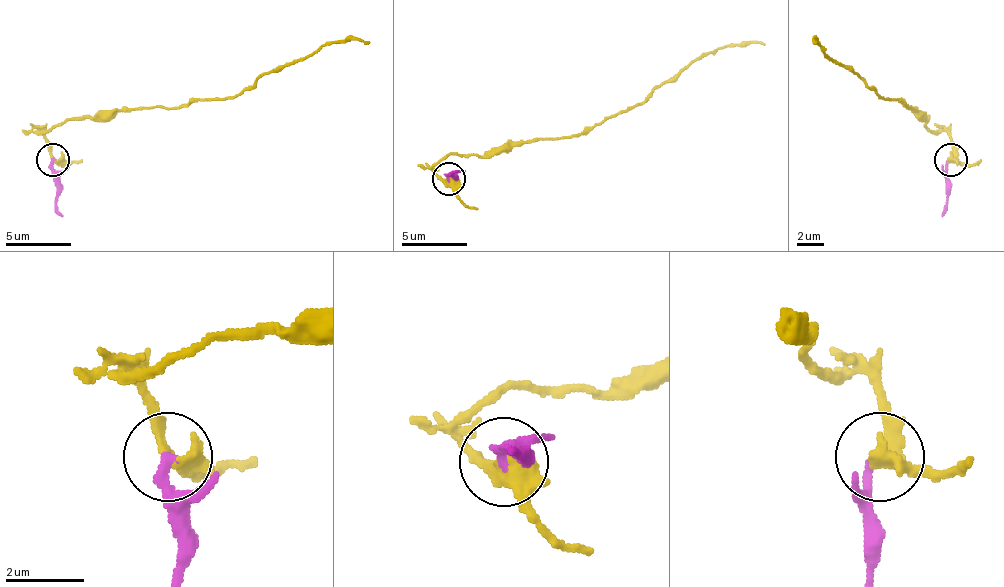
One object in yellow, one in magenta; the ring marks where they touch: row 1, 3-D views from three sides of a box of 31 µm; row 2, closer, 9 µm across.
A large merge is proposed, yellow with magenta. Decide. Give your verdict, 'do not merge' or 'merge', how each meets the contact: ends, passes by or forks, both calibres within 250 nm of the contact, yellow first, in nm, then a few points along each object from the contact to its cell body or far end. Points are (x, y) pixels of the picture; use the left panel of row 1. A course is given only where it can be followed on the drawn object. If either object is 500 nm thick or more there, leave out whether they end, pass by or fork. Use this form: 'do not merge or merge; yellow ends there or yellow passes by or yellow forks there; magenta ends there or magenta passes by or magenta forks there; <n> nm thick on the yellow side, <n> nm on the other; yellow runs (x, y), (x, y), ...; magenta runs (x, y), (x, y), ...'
do not merge; yellow forks there; magenta ends there; 280 nm thick on the yellow side, 280 nm on the other; yellow runs (54, 158), (41, 132), (57, 122), (139, 106), (178, 109), (244, 93), (260, 76), (329, 44), (368, 44); magenta runs (54, 158), (57, 211), (64, 217)

